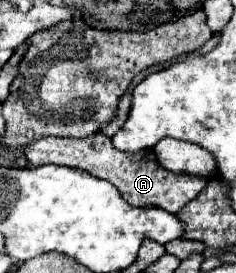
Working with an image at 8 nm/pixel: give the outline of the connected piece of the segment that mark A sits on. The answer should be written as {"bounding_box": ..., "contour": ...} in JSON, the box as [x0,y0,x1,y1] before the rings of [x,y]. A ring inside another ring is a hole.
{"bounding_box":[26,134,206,212],"contour":[[[94,134],[82,140],[64,140],[64,138],[42,138],[26,146],[26,156],[32,166],[42,166],[42,164],[58,164],[58,166],[74,166],[90,172],[96,178],[104,178],[112,182],[128,200],[132,206],[158,206],[166,208],[170,212],[178,212],[184,208],[190,200],[194,200],[202,188],[206,186],[206,178],[202,176],[192,176],[192,174],[178,174],[170,172],[164,166],[158,166],[156,156],[152,150],[140,150],[140,152],[120,152],[112,146],[112,140],[106,134]]]}

